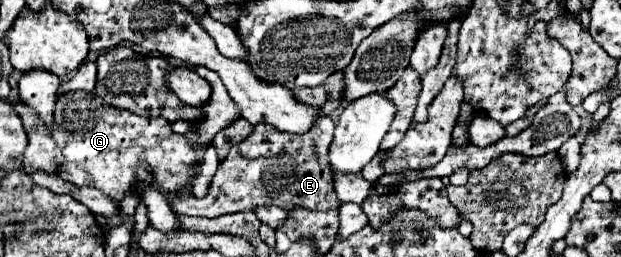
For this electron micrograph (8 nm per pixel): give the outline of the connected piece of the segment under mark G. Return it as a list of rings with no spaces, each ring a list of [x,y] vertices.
[[[75,90],[59,96],[53,114],[53,126],[37,118],[35,112],[19,112],[19,118],[29,138],[23,172],[31,174],[33,170],[41,170],[47,174],[57,174],[77,186],[93,186],[115,202],[121,202],[125,192],[133,188],[135,164],[139,160],[151,162],[153,178],[167,192],[177,192],[177,188],[185,186],[197,168],[197,164],[185,164],[195,162],[195,148],[189,144],[187,136],[175,134],[167,120],[149,120],[133,112],[113,108],[105,104],[95,92]]]

